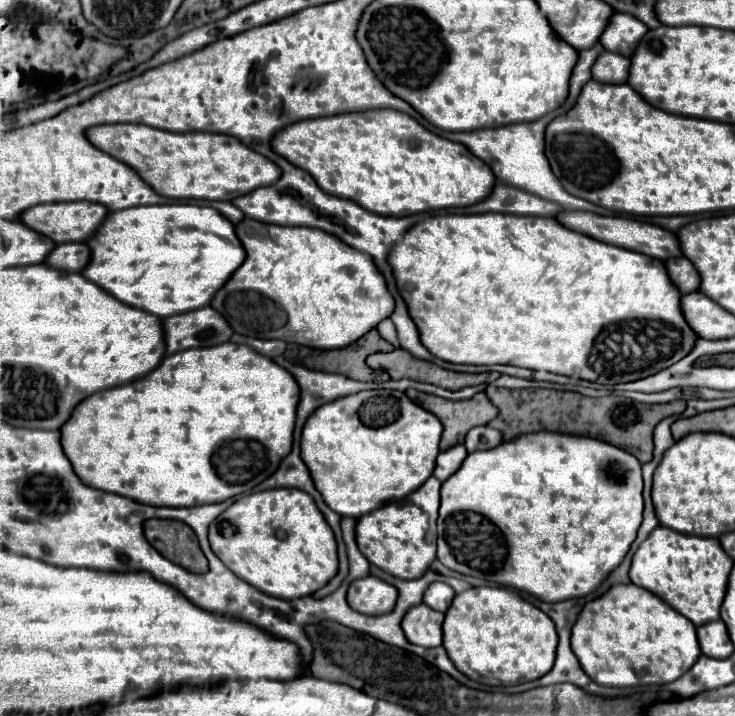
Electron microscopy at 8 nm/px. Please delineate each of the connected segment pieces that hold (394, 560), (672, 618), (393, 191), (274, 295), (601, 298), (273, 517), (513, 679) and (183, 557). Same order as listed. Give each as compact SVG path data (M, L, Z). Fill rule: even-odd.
M430 476L412 496L386 504L358 518L356 522L356 542L366 560L384 572L414 580L430 568L436 560L436 518L440 506L440 482ZM412 500L412 502L410 502Z
M614 584L582 608L572 626L572 652L594 682L616 688L674 682L702 654L692 622L636 584Z
M390 108L300 120L274 134L272 150L294 166L300 166L312 174L324 192L354 200L362 208L384 216L404 216L400 212L416 214L424 210L472 206L484 200L494 186L492 170L488 170L488 166L484 166L484 162L480 162L480 158L476 158L464 144L444 140L426 130L412 116Z
M248 218L236 226L236 234L246 250L246 260L210 302L228 318L234 332L332 350L356 342L392 314L394 298L372 258L356 254L340 238L332 238L324 230L272 226Z
M446 210L435 212L436 214L424 218L424 222L418 222L416 226L412 226L412 230L400 236L400 242L396 242L388 254L388 264L394 270L396 286L406 302L408 314L420 332L420 342L436 358L452 364L512 364L530 370L548 370L554 374L576 376L598 384L620 384L652 376L656 374L656 370L664 370L676 364L688 354L688 350L692 350L696 334L688 330L684 316L680 314L680 292L676 290L676 286L672 286L672 282L668 282L662 260L648 258L644 254L618 246L602 244L590 236L582 236L580 232L564 228L554 218L532 218L504 213L452 214Z
M274 488L242 496L212 522L208 540L212 552L238 578L282 600L310 596L338 572L332 528L314 500L302 490Z
M474 587L456 594L446 610L442 628L442 646L454 666L470 680L486 686L508 686L538 680L554 664L558 646L554 622L508 587Z
M152 518L144 522L144 534L148 542L154 546L162 546L162 554L170 558L174 564L184 566L184 570L192 574L206 574L208 560L198 546L198 538L194 530L178 520L160 520ZM164 542L164 544L162 544ZM170 542L170 544L168 544Z

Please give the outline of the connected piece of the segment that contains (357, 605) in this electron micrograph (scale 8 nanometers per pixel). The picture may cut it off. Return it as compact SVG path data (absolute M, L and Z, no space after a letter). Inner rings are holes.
M364 576L350 584L346 592L348 606L360 614L386 614L394 610L398 590L376 576Z

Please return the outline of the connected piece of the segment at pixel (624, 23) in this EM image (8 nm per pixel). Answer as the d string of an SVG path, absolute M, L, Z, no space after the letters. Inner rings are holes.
M614 12L608 26L604 28L604 34L600 34L602 46L618 46L618 48L604 48L610 52L620 52L626 56L632 56L632 50L636 50L636 42L648 32L648 28L642 22L636 22L630 14Z

